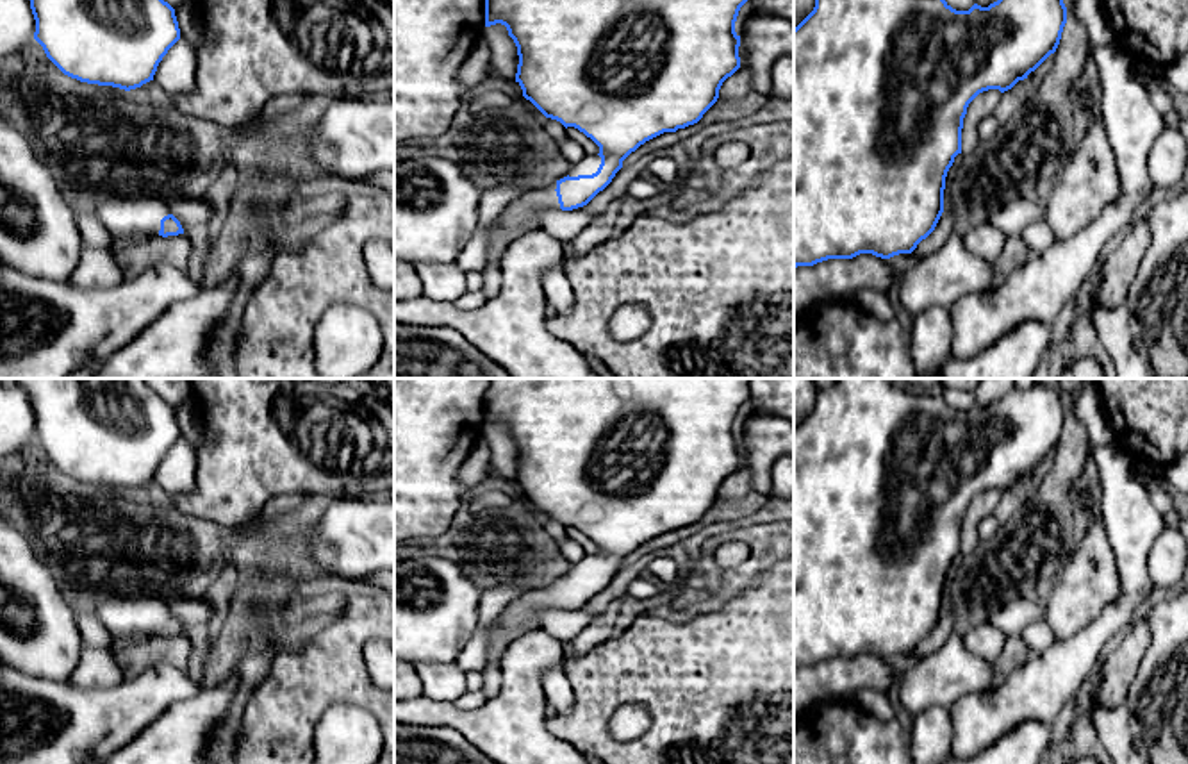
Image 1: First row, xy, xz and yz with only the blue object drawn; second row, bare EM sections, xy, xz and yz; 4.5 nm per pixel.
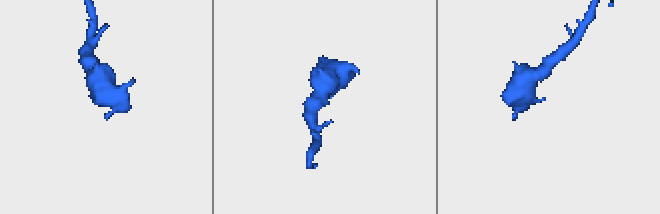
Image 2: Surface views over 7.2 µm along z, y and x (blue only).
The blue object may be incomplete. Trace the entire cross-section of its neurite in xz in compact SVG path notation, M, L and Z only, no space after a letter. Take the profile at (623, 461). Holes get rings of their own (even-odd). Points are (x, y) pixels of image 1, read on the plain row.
M491 378L485 394L485 427L501 423L517 446L516 482L523 496L546 518L590 537L599 553L585 557L567 577L530 589L501 612L501 628L487 644L487 664L499 664L505 648L539 627L539 612L573 610L603 591L623 561L646 541L697 523L717 502L722 482L740 468L740 436L735 421L751 398L751 378Z

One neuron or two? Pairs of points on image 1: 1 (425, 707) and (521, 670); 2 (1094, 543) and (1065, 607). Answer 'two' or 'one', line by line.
1: one
2: one

